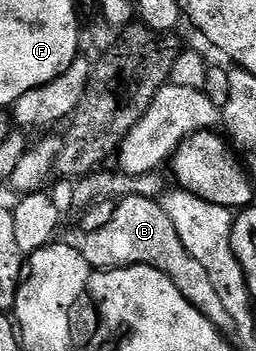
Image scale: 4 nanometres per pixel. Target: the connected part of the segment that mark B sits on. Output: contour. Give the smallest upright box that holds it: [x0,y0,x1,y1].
[77,196,235,334]

